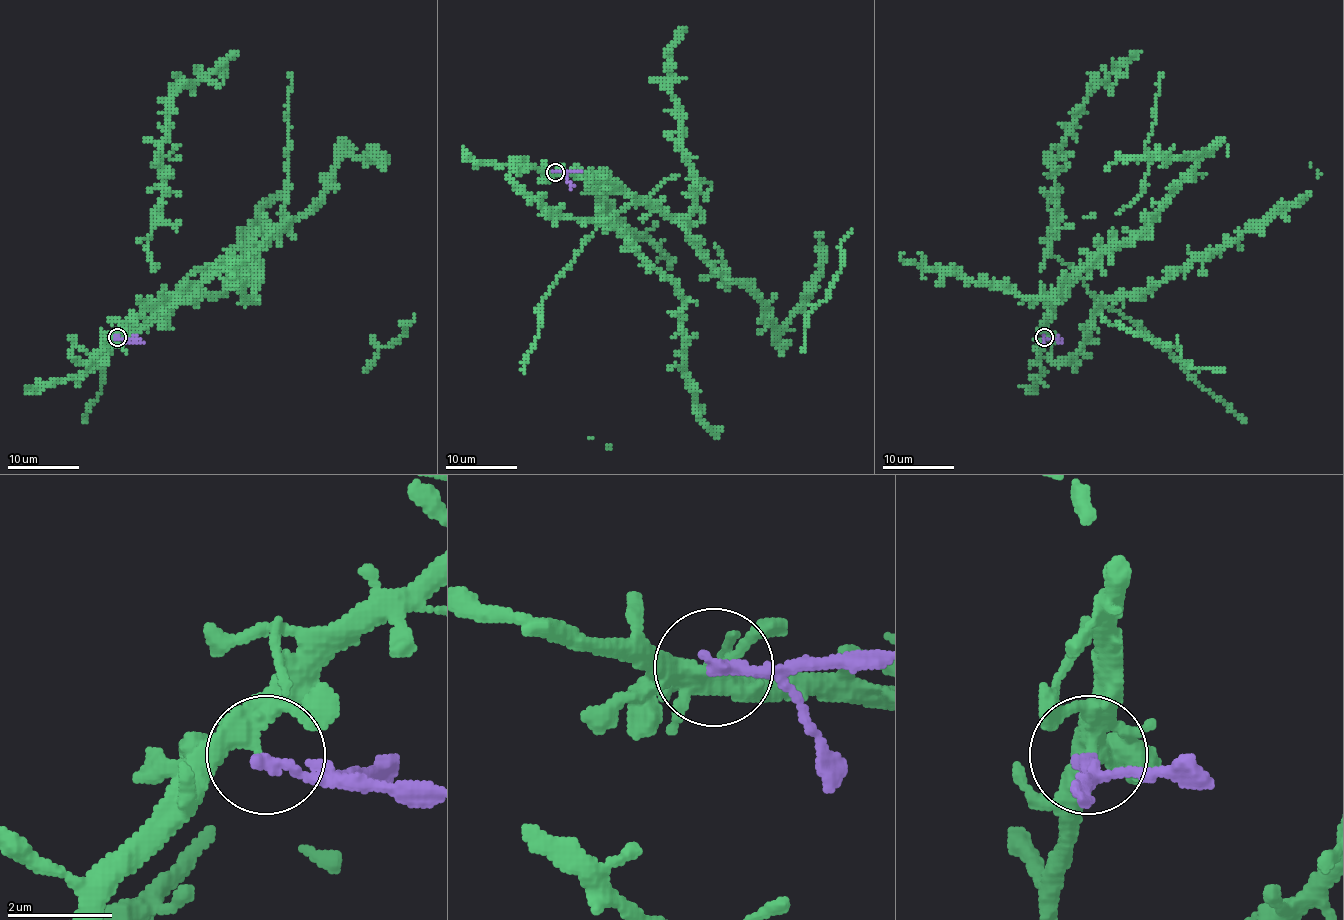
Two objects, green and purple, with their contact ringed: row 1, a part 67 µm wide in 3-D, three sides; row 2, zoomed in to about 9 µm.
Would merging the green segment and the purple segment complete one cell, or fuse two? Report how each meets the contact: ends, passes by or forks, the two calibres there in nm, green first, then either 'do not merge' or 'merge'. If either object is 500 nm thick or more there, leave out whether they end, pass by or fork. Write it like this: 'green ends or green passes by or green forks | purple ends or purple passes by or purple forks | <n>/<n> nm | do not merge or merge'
green forks | purple ends | 320/200 nm | do not merge

